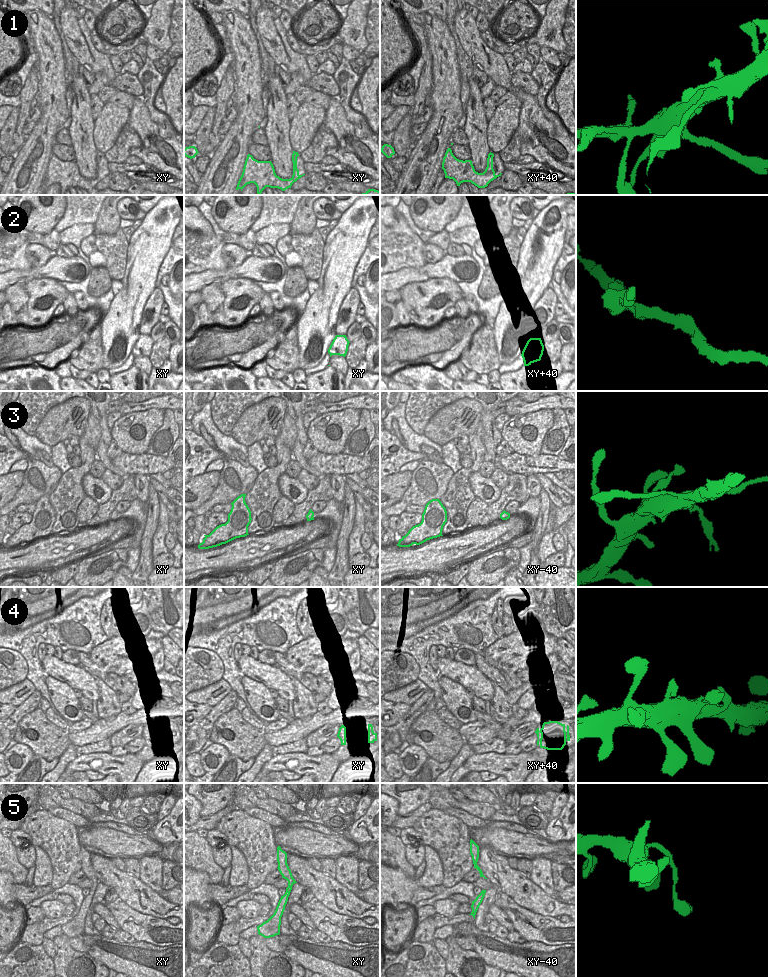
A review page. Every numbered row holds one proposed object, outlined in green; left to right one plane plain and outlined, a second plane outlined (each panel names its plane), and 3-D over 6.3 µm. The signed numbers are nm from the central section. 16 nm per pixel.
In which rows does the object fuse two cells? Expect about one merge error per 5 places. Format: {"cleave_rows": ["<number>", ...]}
{"cleave_rows": ["1", "3"]}

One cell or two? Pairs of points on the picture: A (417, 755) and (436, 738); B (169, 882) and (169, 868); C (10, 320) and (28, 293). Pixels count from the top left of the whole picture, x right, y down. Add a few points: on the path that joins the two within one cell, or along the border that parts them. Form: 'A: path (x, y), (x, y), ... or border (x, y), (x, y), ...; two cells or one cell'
A: border (414, 743), (419, 745), (429, 756); two cells
B: path (169, 879), (169, 871); one cell
C: border (10, 306), (12, 315), (19, 324); two cells

